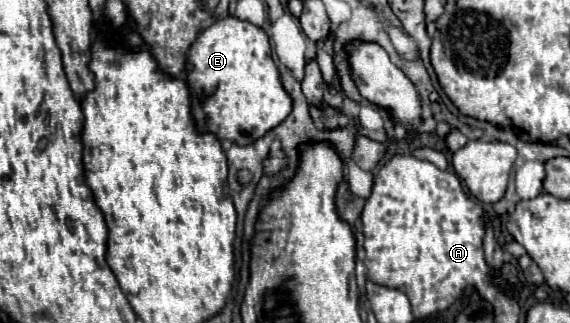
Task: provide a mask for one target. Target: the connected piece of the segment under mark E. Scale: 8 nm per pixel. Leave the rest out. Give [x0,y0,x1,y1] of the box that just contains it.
[186,16,292,144]

